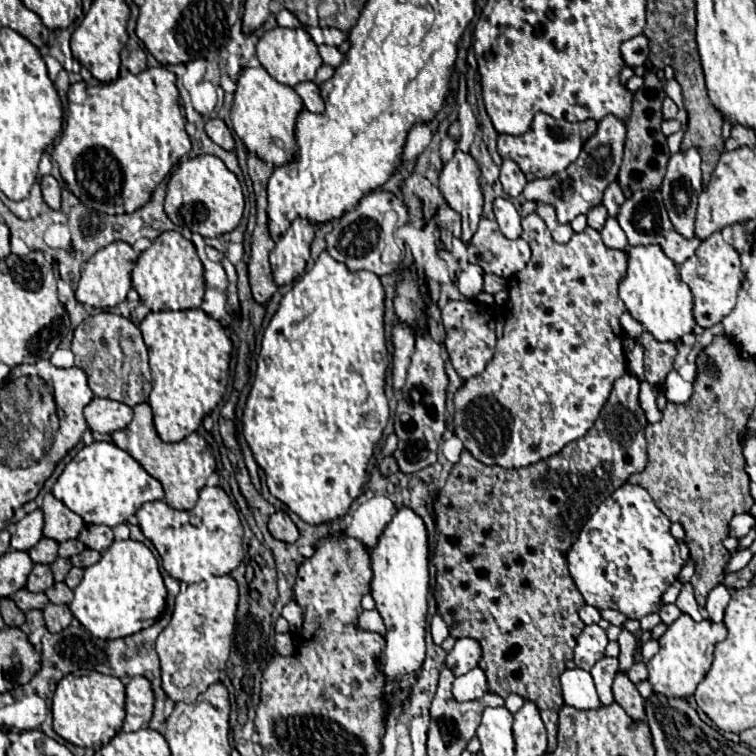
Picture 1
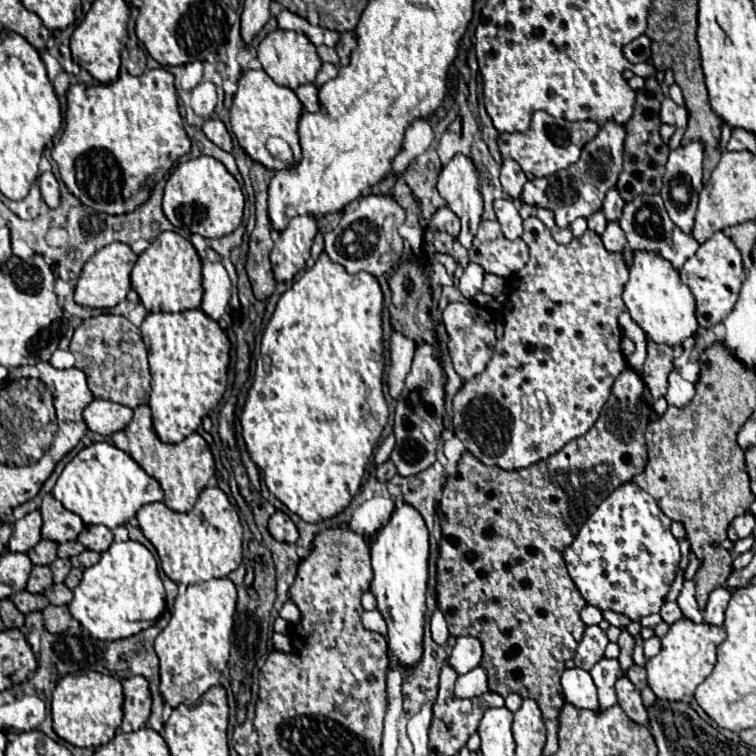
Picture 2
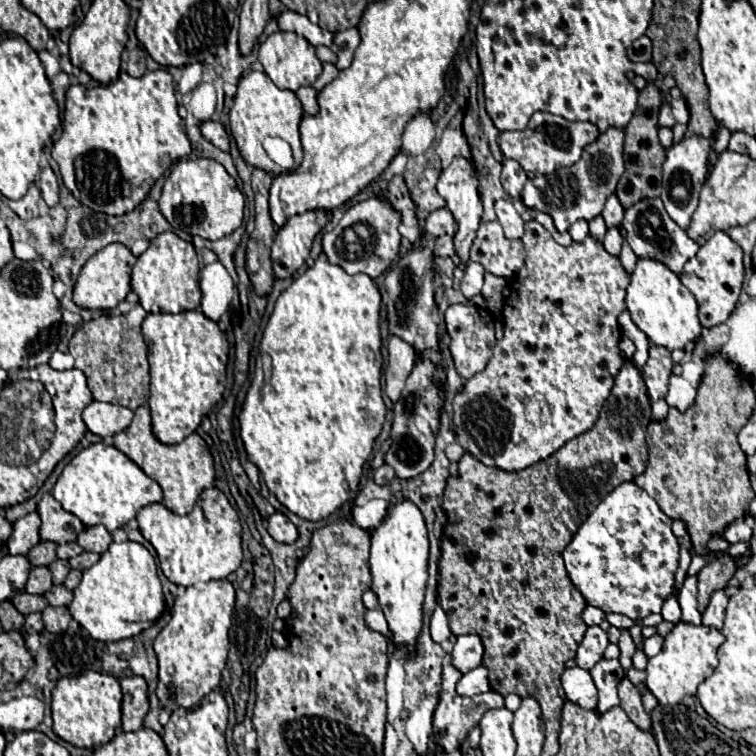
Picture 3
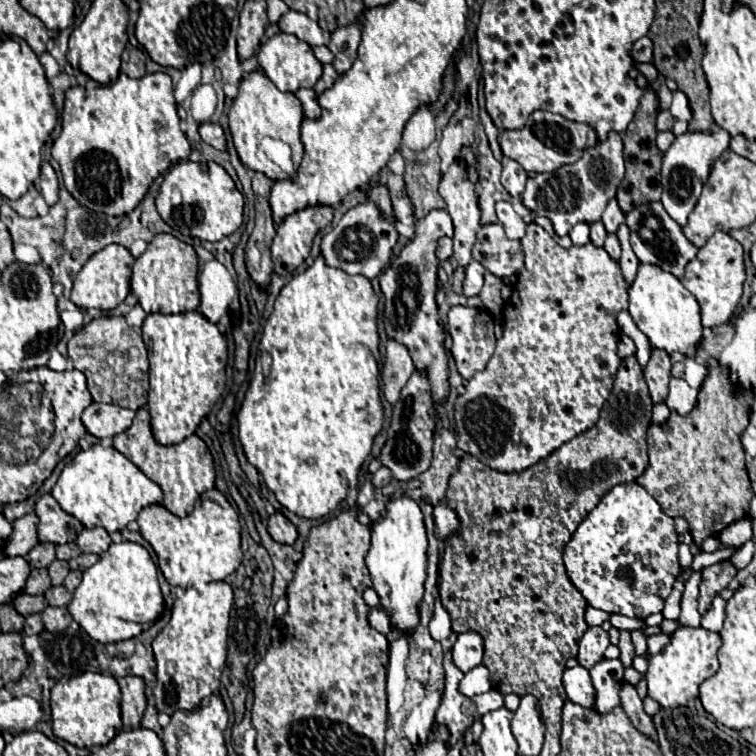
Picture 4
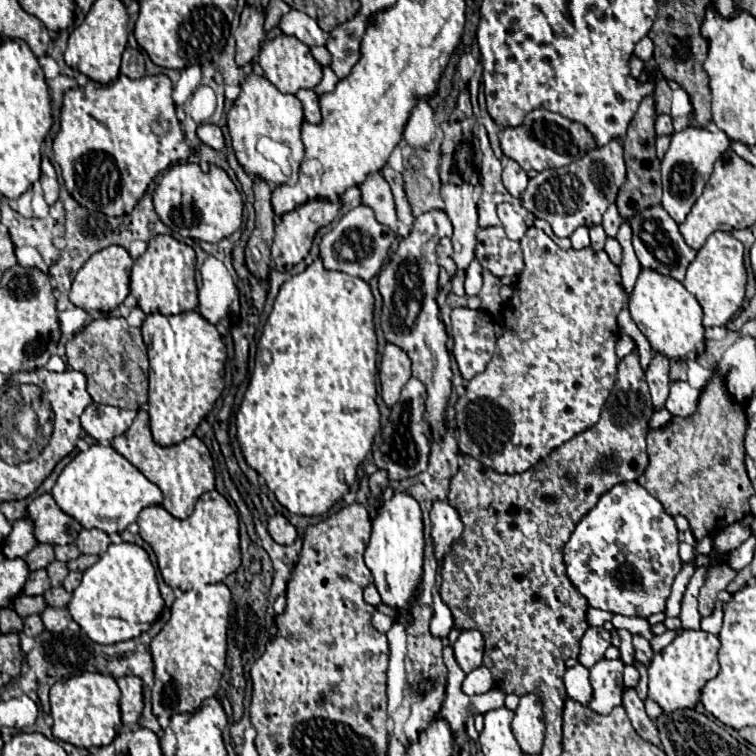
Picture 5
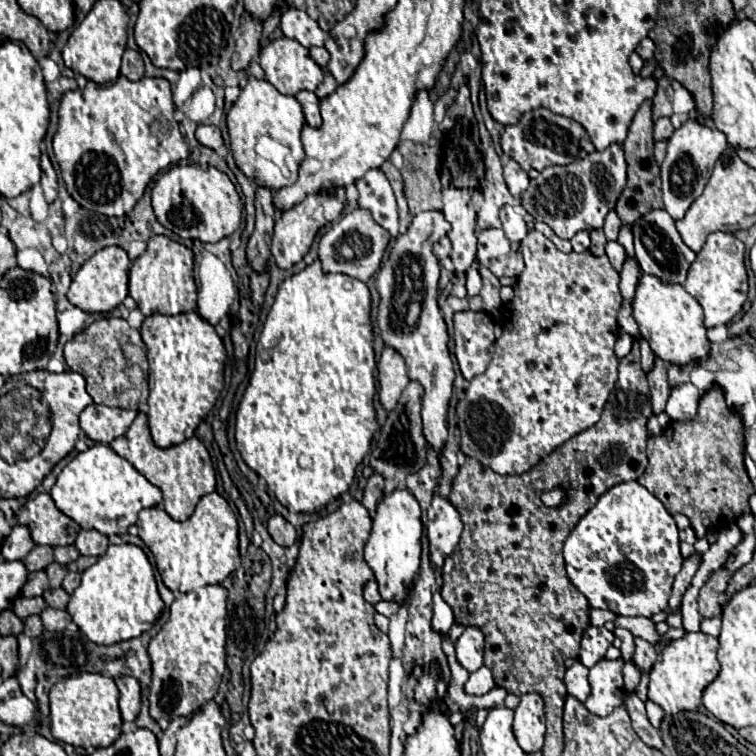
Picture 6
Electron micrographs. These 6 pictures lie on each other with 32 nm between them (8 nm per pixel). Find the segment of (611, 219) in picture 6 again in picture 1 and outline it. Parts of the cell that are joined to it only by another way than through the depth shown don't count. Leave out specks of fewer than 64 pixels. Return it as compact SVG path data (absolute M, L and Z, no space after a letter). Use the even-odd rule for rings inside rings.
M612 182L608 188L606 188L606 192L604 192L604 206L606 206L606 210L608 210L608 216L612 216L612 218L616 218L618 216L618 212L620 212L620 204L624 202L624 194L622 194L622 190L620 190L620 186L618 186L618 182Z

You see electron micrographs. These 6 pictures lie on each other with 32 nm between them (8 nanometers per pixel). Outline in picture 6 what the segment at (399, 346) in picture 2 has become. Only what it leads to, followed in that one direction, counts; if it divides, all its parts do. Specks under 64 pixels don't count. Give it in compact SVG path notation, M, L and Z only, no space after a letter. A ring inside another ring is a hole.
M386 348L378 362L378 384L380 384L378 398L386 412L390 412L398 404L398 398L408 382L410 380L402 356L396 350Z

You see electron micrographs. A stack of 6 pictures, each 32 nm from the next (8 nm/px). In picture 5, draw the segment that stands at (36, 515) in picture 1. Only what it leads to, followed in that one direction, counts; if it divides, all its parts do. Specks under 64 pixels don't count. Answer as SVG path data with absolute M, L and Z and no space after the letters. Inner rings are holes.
M18 520L12 526L12 532L4 542L2 554L6 558L24 558L36 544L38 542L32 534L32 522L30 520Z

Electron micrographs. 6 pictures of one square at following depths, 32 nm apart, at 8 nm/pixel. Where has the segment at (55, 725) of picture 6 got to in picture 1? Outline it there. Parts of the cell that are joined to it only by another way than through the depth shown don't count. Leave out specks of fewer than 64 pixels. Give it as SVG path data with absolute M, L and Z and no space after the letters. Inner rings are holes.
M100 672L86 676L64 676L52 696L54 732L66 742L82 748L98 748L108 744L124 722L124 684Z

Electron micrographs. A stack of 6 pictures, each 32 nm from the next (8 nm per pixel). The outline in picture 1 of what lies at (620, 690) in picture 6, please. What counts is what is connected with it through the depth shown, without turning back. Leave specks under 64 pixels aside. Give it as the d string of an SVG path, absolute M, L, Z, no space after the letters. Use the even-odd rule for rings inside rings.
M602 658L594 664L594 668L590 670L592 678L594 678L594 684L598 688L598 696L600 696L600 702L602 706L608 706L608 704L614 704L614 696L612 696L612 680L616 678L616 674L620 674L620 668L618 668L618 660L616 658Z

